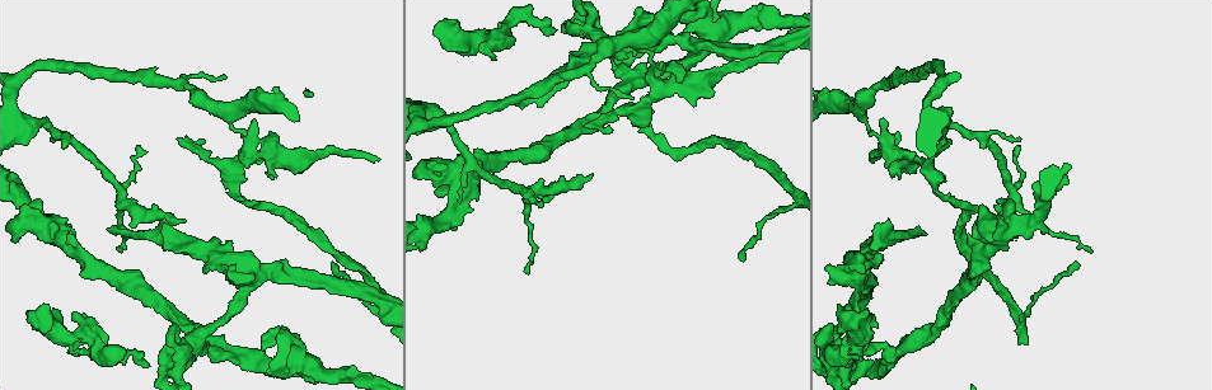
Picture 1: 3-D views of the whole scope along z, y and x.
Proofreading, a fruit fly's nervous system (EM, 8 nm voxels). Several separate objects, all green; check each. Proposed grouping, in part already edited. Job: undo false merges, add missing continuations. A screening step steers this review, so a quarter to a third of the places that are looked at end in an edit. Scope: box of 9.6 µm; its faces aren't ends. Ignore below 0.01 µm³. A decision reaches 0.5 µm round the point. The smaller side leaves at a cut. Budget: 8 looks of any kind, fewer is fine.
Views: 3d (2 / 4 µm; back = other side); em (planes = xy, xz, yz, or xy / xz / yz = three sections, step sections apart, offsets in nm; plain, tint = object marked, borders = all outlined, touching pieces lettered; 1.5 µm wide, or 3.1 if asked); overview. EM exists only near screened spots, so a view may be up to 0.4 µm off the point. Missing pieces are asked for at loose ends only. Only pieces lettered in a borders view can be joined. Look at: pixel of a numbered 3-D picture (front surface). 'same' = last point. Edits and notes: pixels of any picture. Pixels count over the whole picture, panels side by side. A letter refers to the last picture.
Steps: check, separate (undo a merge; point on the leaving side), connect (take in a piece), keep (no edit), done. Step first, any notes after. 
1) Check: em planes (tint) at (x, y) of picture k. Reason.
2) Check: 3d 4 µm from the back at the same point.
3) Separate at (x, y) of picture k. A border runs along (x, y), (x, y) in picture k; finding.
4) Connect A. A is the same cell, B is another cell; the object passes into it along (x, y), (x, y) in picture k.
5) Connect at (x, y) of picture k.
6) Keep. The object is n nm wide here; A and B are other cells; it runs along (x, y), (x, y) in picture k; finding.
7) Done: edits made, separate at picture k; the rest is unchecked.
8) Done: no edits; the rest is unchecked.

Check: em planes (borders) at (584, 125) of picture 1. Thin end.

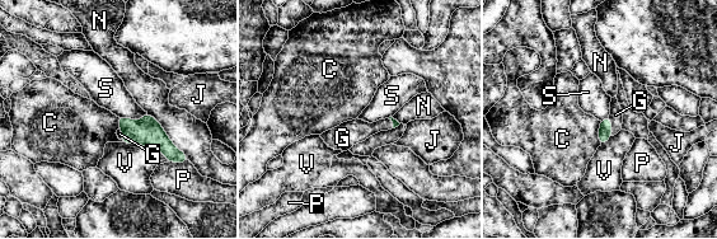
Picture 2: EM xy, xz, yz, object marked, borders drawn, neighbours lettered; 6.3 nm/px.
Connect G. The longest contact is with N, 420 nm; G is the same cell, C, J, N, P, S and V are other cells; the object passes into it along (605, 125), (610, 126), (615, 115) in picture 2; the neuron continues.

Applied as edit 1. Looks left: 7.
Check: 3d 4 µm at (835, 378) of picture 1. Thick turns thin.

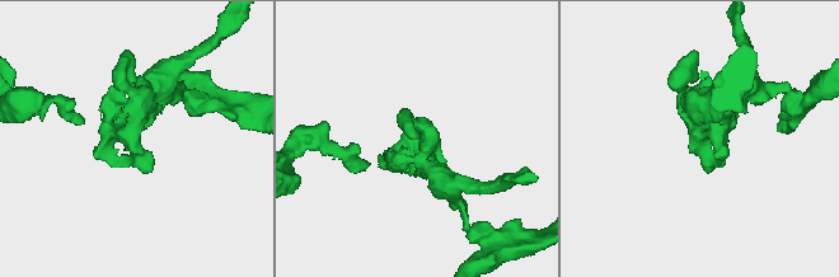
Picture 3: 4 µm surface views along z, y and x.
Check: em xy step 8 (tint) at (133, 141) of picture 3.

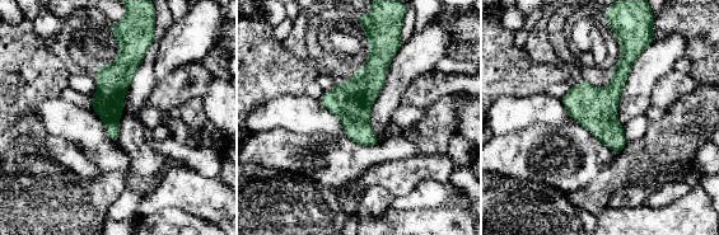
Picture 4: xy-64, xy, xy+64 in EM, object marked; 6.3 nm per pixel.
Check: em planes (borders) at the same point. Cut it another way.

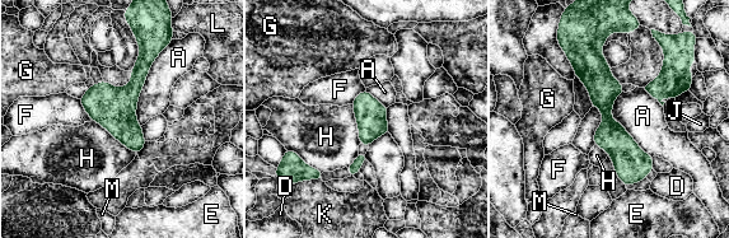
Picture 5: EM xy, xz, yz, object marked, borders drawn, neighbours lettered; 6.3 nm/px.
Keep. The longest contact is with A, 550 nm; A, D, E, F, G, H, J, K, L and M are other cells; it runs along (596, 45), (630, 181) in picture 5; continuous, no second neuron.

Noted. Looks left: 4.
Check: overview. See it whole again.

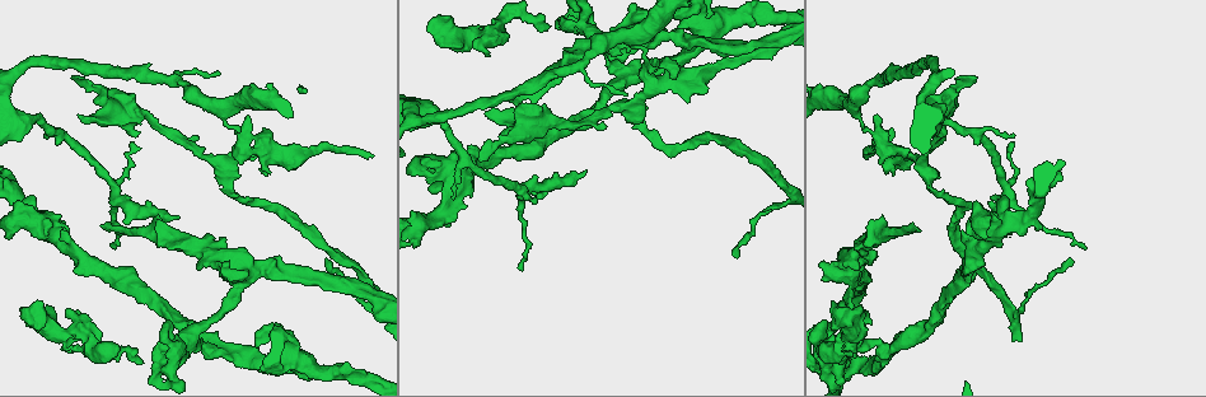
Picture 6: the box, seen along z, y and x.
Check: 3d 4 µm at (239, 278) of picture 6. Four arms meet.

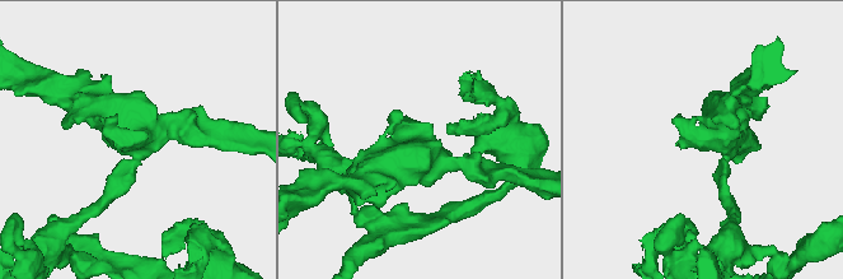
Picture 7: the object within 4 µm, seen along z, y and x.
Check: em planes (borders) at (726, 144) of picture 7. 4 arms meet here; need the tissue.

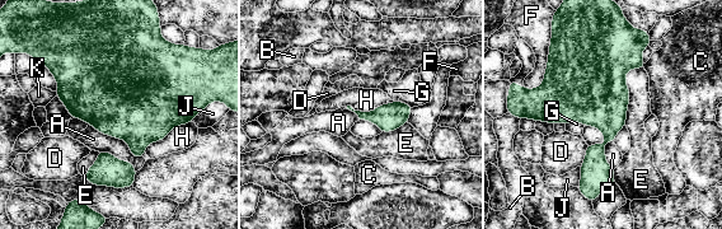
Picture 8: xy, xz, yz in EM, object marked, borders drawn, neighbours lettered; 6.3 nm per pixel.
Keep. A, B, C, D, E, F, G, H, J and K are other cells; a border runs along (191, 121), (177, 125), (144, 152) in picture 8; continuous, no second neuron.

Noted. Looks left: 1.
Done: edits made, connect at picture 2; the rest is unchecked.

